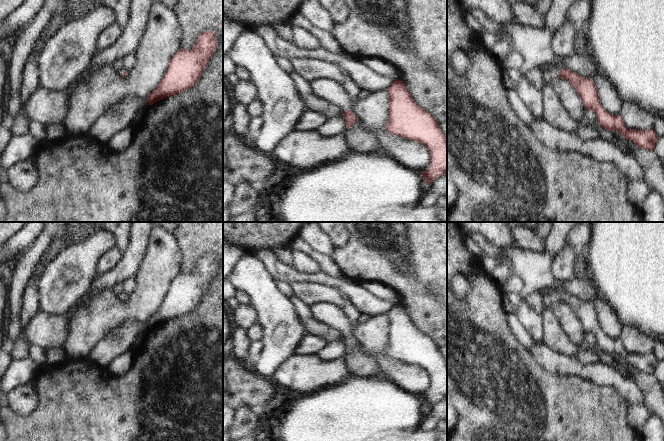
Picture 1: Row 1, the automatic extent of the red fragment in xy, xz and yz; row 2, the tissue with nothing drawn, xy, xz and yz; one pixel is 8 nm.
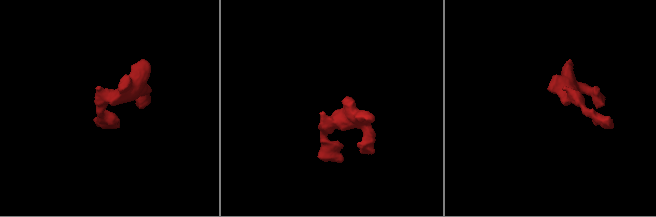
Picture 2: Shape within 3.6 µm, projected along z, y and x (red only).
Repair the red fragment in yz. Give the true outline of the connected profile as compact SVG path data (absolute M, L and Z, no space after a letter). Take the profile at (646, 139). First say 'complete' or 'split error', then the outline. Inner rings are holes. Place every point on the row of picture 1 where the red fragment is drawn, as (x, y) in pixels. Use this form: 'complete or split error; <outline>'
split error; M549 68L545 70L543 74L543 84L551 85L552 79L557 76L566 79L571 83L572 87L580 96L585 109L593 111L598 118L598 123L607 131L616 130L625 139L633 142L637 147L654 151L658 140L654 129L642 131L627 129L620 114L614 116L605 111L600 102L596 86L591 79L581 77L577 73L573 73L567 69L559 70Z

